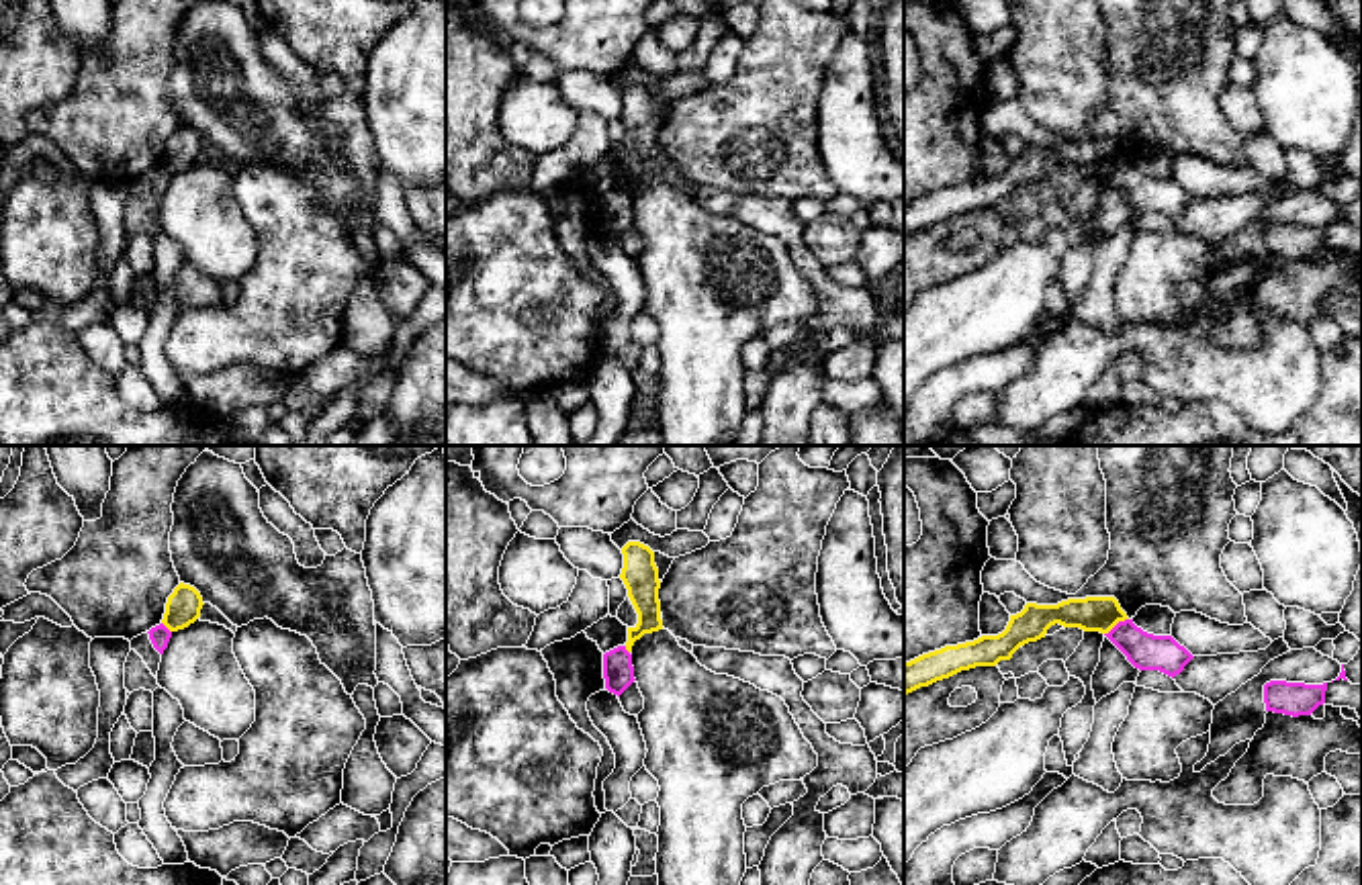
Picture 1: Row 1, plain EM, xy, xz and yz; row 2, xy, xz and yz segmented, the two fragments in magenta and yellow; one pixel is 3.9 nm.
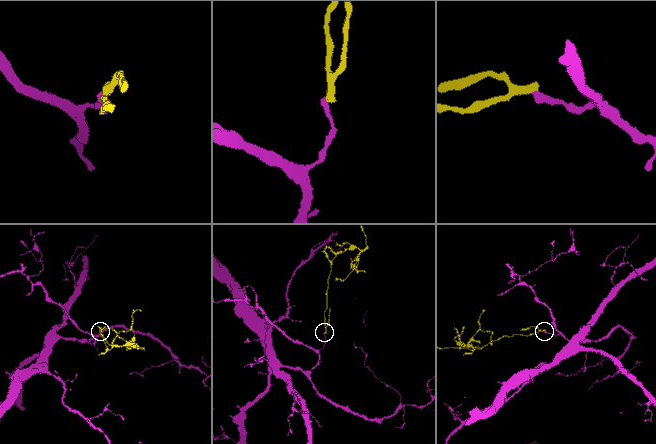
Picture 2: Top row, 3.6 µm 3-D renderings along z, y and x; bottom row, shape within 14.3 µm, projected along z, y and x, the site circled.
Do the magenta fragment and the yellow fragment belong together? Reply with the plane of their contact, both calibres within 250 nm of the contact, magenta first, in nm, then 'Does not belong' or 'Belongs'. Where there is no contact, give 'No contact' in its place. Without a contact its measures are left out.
Touches magenta in yz. Thickness 150 nm (magenta) against 140 nm. Does not belong

